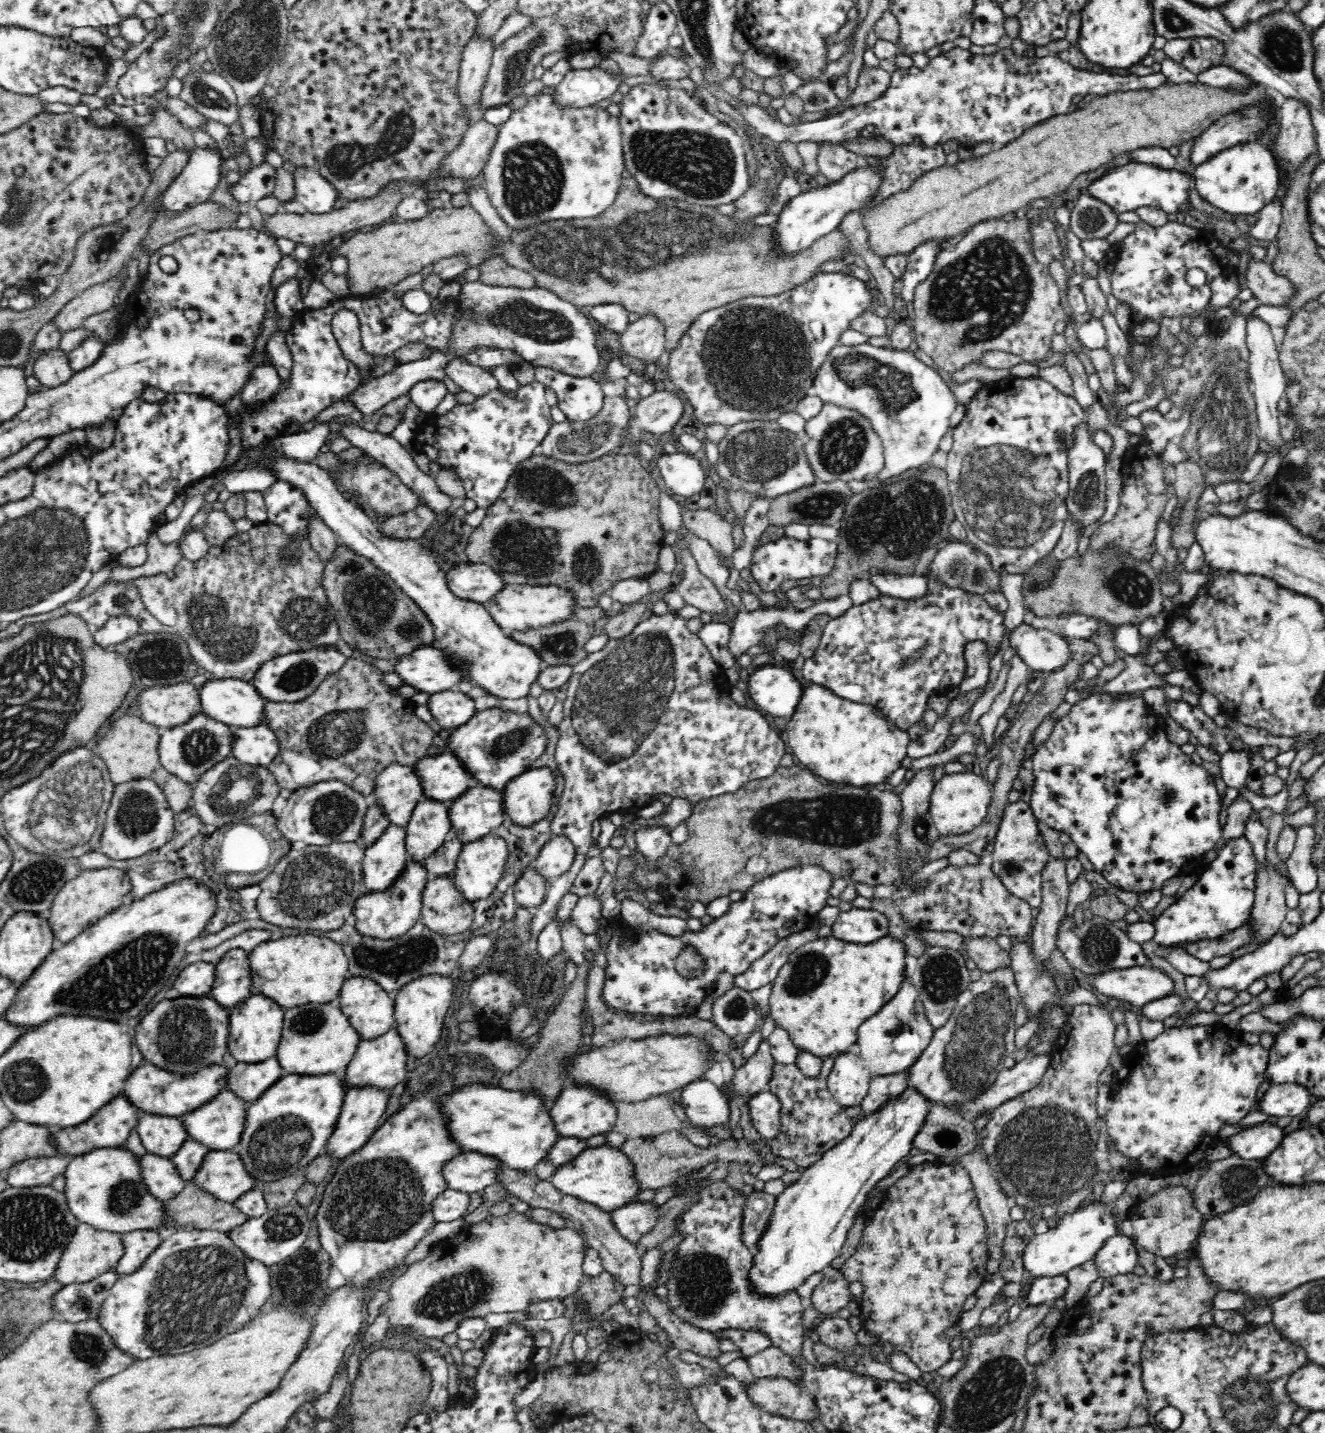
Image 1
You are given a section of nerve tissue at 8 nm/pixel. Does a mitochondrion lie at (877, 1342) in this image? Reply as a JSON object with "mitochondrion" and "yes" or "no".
{"mitochondrion":"no"}

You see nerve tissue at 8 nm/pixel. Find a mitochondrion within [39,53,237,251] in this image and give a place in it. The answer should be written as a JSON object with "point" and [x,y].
{"point":[205,95]}

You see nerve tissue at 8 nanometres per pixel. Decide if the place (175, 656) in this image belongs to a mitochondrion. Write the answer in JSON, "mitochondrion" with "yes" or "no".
{"mitochondrion":"yes"}

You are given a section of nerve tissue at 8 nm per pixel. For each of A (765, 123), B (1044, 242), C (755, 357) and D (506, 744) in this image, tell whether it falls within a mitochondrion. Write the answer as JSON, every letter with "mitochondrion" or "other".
{"A":"other","B":"mitochondrion","C":"mitochondrion","D":"mitochondrion"}

